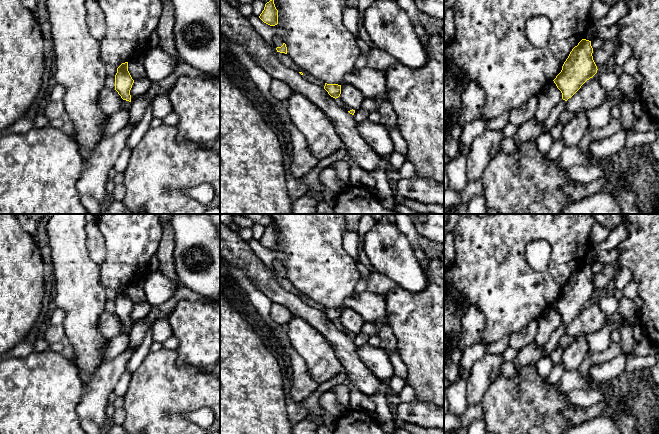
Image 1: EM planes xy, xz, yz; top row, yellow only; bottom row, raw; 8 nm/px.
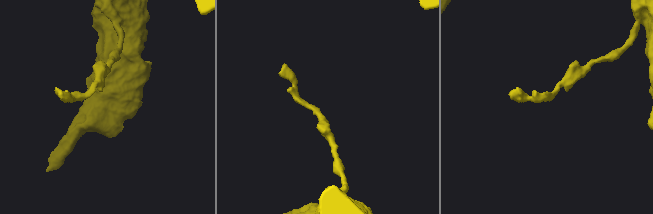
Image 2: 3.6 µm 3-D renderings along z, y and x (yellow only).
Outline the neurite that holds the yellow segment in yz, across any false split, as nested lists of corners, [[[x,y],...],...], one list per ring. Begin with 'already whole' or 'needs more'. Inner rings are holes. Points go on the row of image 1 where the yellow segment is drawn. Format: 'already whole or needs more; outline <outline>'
needs more; outline [[[582,39],[570,52],[561,72],[553,80],[562,93],[562,100],[551,110],[543,123],[543,133],[550,132],[566,109],[566,101],[597,73],[591,41]]]

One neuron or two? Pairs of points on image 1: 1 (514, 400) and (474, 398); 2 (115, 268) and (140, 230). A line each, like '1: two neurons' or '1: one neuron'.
1: two neurons
2: one neuron

